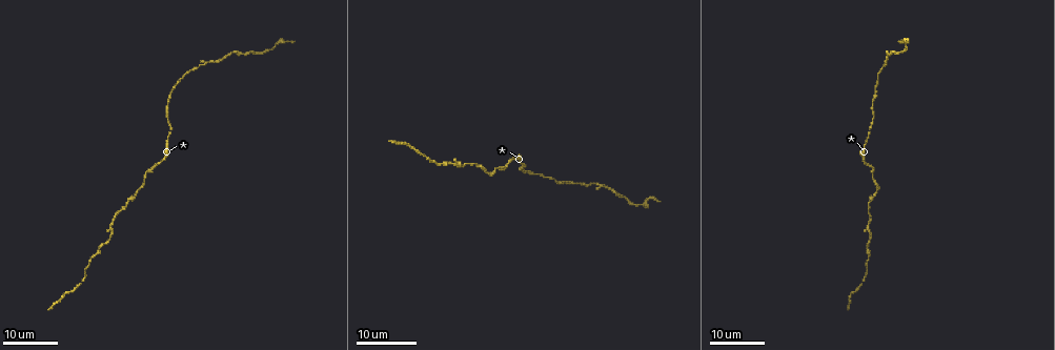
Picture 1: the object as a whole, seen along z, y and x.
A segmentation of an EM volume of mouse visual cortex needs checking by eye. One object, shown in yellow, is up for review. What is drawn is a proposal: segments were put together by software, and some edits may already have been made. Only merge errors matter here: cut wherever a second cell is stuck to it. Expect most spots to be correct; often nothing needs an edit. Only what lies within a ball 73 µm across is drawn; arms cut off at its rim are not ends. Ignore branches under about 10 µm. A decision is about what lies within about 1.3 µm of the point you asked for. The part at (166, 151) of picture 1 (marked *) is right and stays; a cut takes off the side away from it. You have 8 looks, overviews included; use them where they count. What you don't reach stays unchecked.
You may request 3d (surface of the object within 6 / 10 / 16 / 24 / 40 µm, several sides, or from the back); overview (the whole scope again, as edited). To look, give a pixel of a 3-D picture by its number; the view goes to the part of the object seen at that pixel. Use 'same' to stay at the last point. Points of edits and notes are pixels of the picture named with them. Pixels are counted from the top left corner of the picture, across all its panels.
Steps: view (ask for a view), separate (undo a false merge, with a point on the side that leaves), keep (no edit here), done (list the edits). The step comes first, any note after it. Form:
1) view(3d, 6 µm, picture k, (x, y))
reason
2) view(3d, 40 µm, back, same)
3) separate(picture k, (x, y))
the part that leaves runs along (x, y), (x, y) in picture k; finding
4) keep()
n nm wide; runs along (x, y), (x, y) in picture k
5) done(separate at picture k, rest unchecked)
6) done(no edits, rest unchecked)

view(3d, 24 µm, picture 1, (167, 102))
narrows sharply

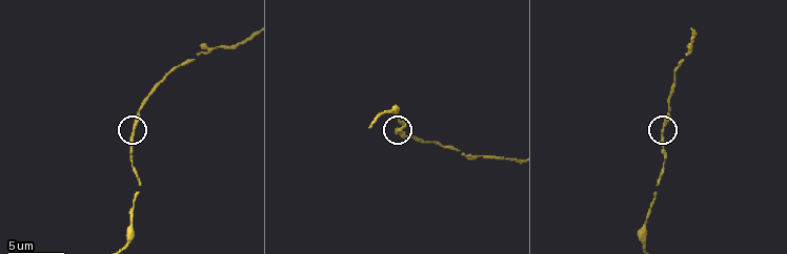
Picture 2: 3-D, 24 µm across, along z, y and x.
view(3d, 10 µm, picture 2, (663, 131))

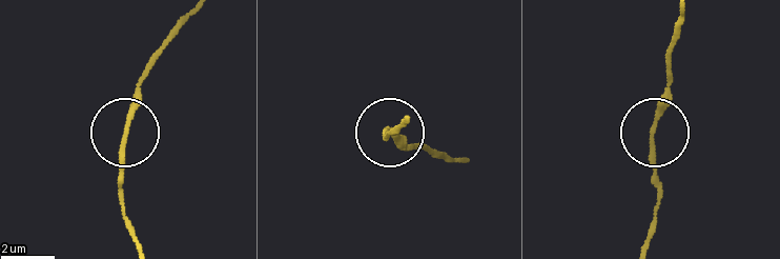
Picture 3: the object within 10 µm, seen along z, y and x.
keep()
all the same cell

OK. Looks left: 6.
view(3d, 10 µm, picture 2, (160, 82))

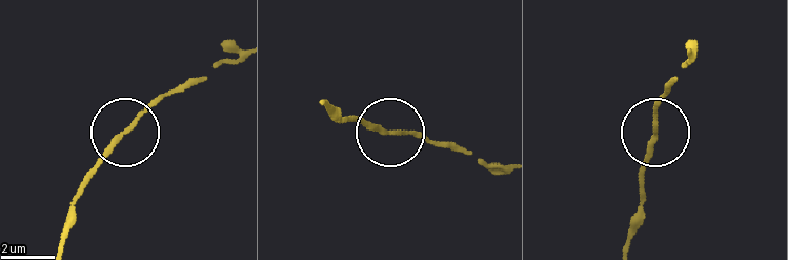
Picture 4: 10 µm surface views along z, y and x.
keep()
runs along (59, 245), (93, 164), (179, 85) in picture 4; all the same cell

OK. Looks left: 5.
view(3d, 10 µm, picture 2, (482, 158))
three arms meet

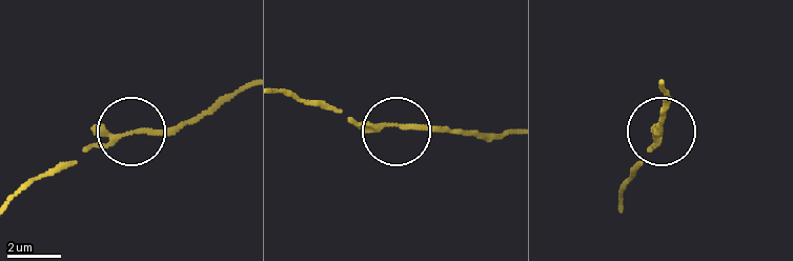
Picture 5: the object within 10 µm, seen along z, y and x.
keep()
runs along (618, 201), (653, 146), (659, 121) in picture 5; one cell here

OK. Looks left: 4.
view(3d, 16 µm, picture 1, (263, 53))
thin neck

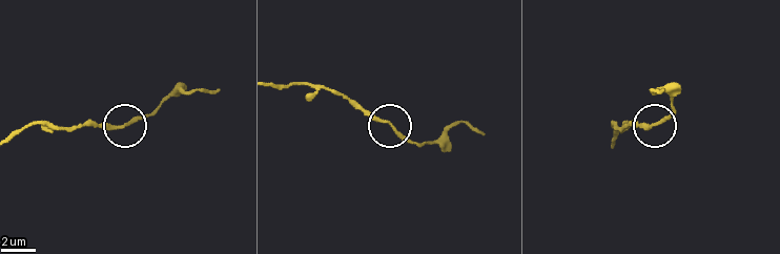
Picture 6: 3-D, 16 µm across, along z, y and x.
view(3d, 10 µm, picture 6, (389, 123))
zoom in

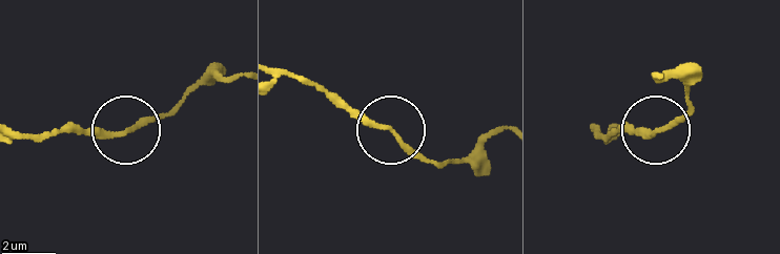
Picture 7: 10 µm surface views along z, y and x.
keep()
runs along (593, 132), (660, 130), (690, 111) in picture 7; all the same cell

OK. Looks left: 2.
done(no edits, rest unchecked)

